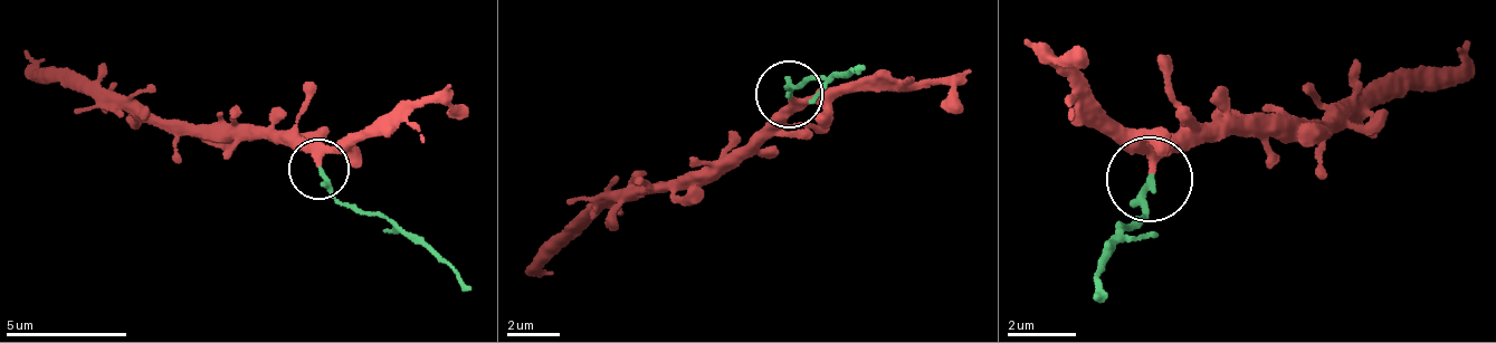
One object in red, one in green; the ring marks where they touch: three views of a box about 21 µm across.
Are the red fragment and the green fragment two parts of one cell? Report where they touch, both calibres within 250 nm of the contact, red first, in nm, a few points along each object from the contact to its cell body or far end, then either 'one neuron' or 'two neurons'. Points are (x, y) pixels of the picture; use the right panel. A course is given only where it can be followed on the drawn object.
place (1149, 179); calibres 240 and 200 nm; course red (1146, 172), (1260, 132), (1284, 146), (1353, 127), (1425, 85), (1467, 45); course green (1146, 180), (1137, 208), (1145, 217), (1116, 227), (1098, 299); two neurons

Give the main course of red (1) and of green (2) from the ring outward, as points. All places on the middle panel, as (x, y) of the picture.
1: (792, 94), (722, 164), (686, 170), (600, 197), (546, 240), (536, 275)
2: (790, 92), (789, 83), (794, 89), (864, 69)

